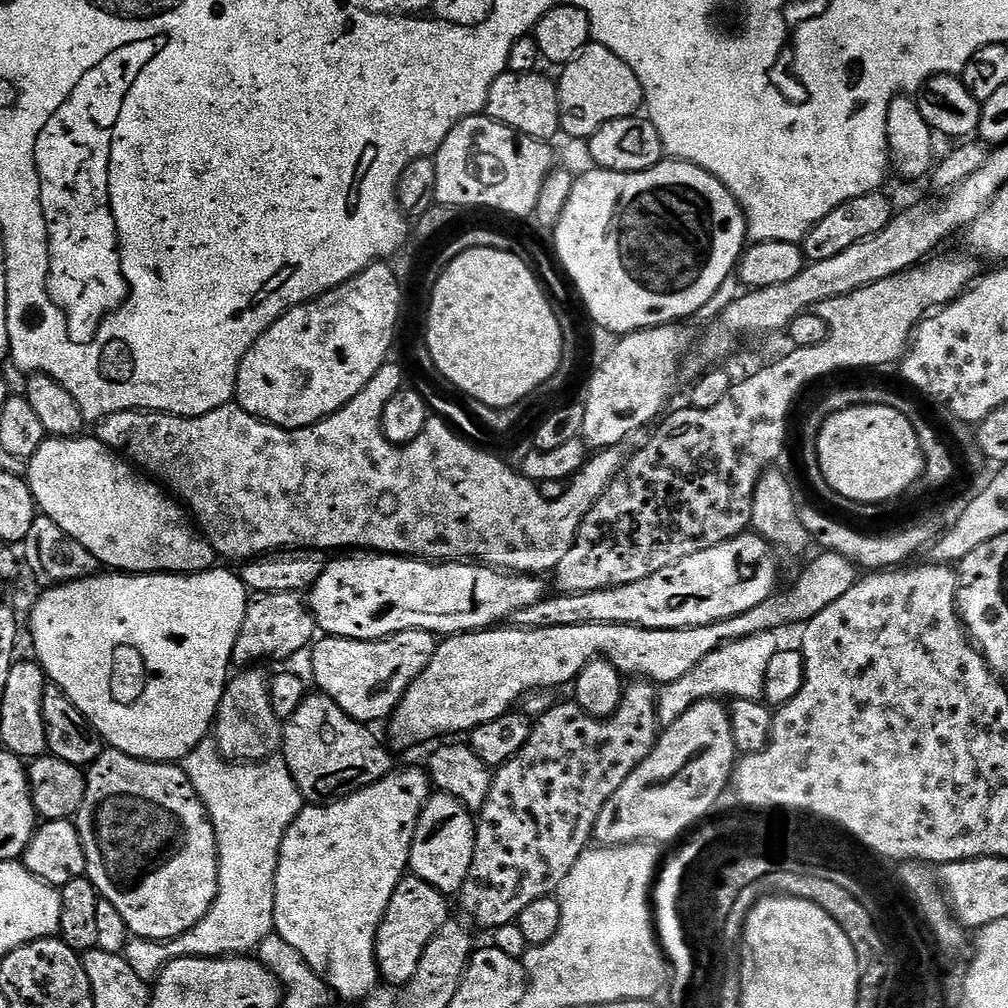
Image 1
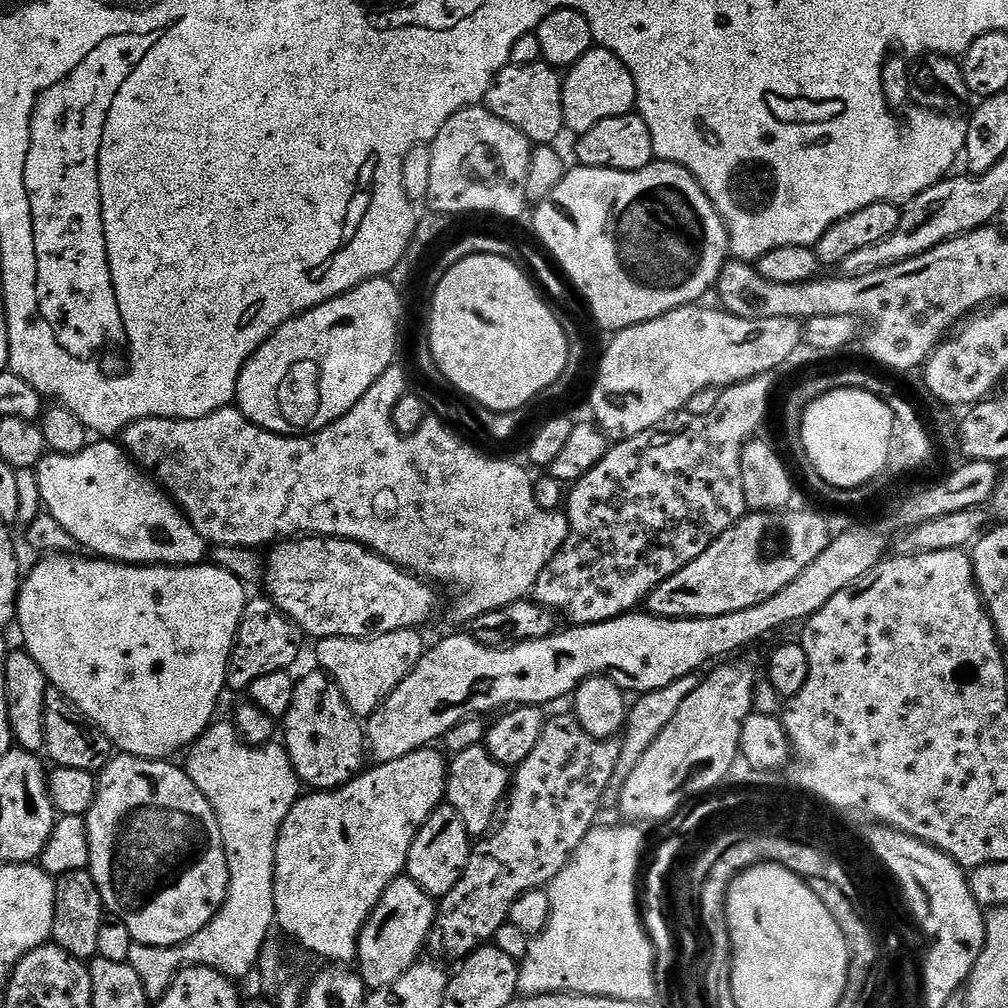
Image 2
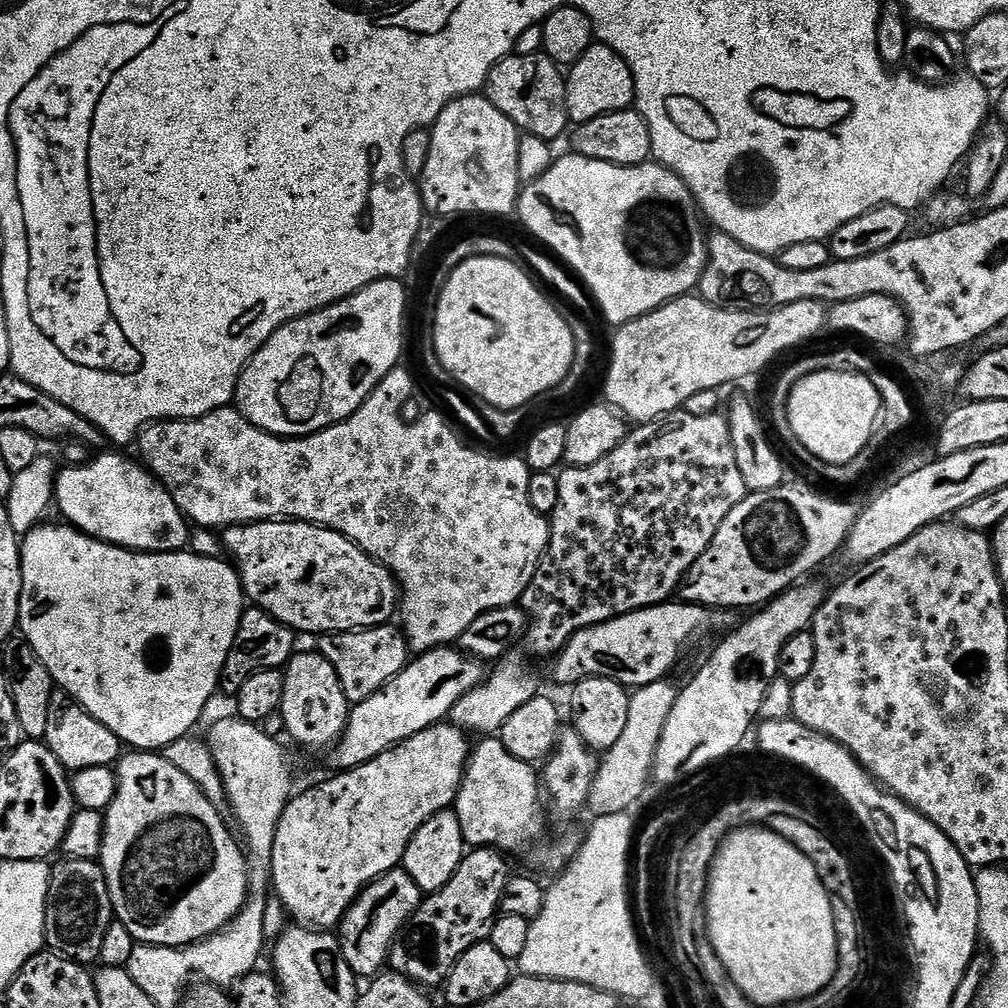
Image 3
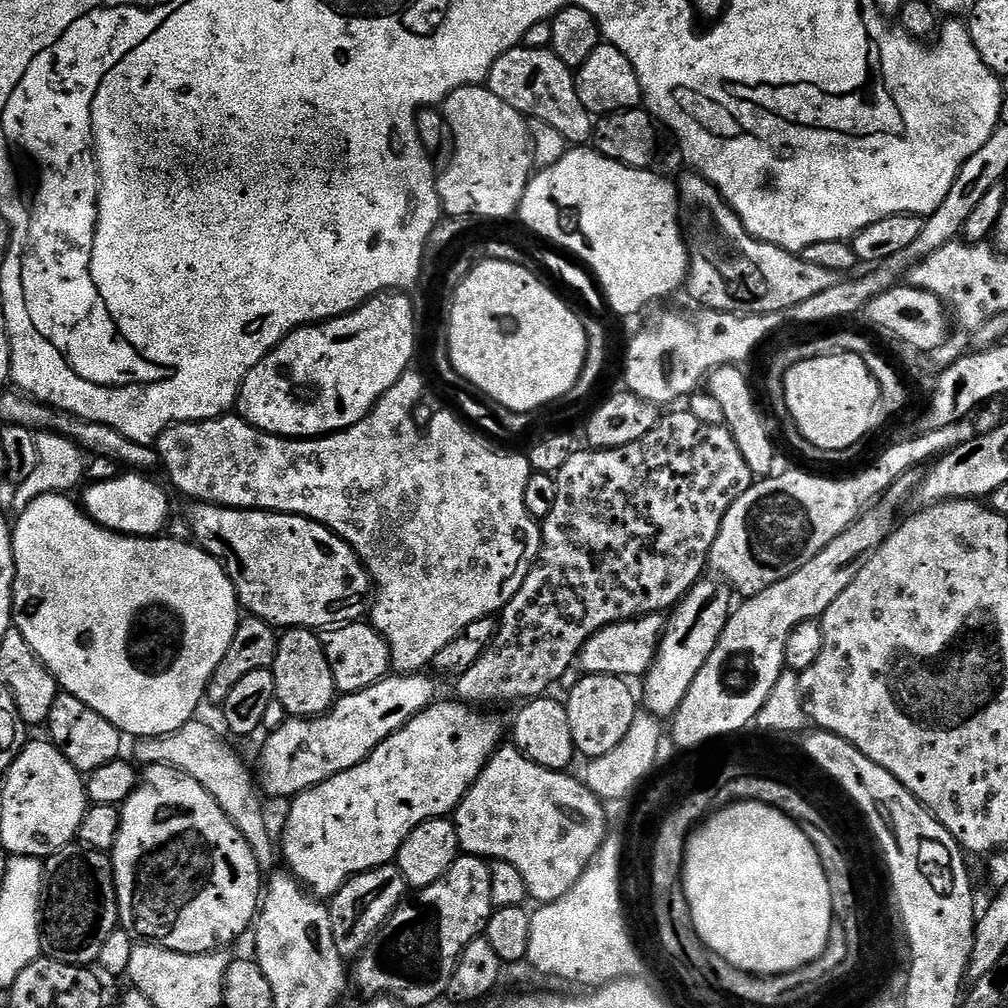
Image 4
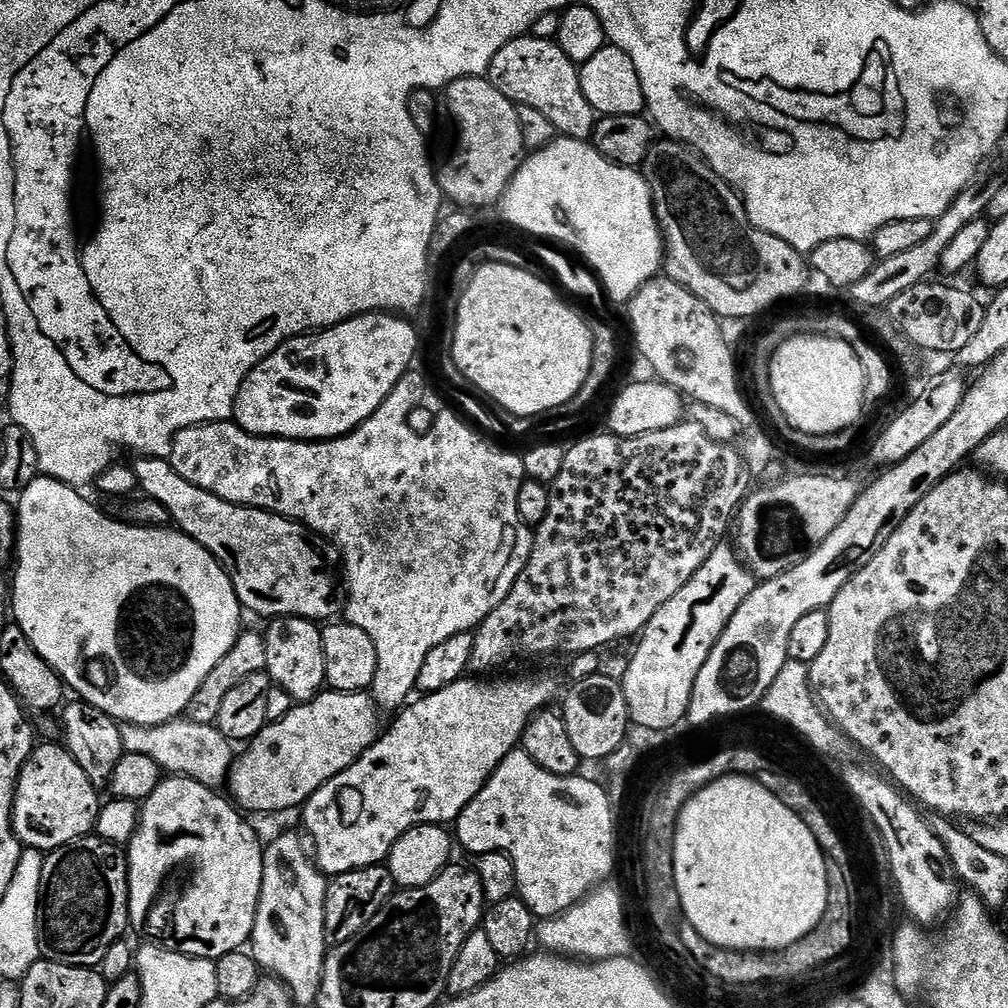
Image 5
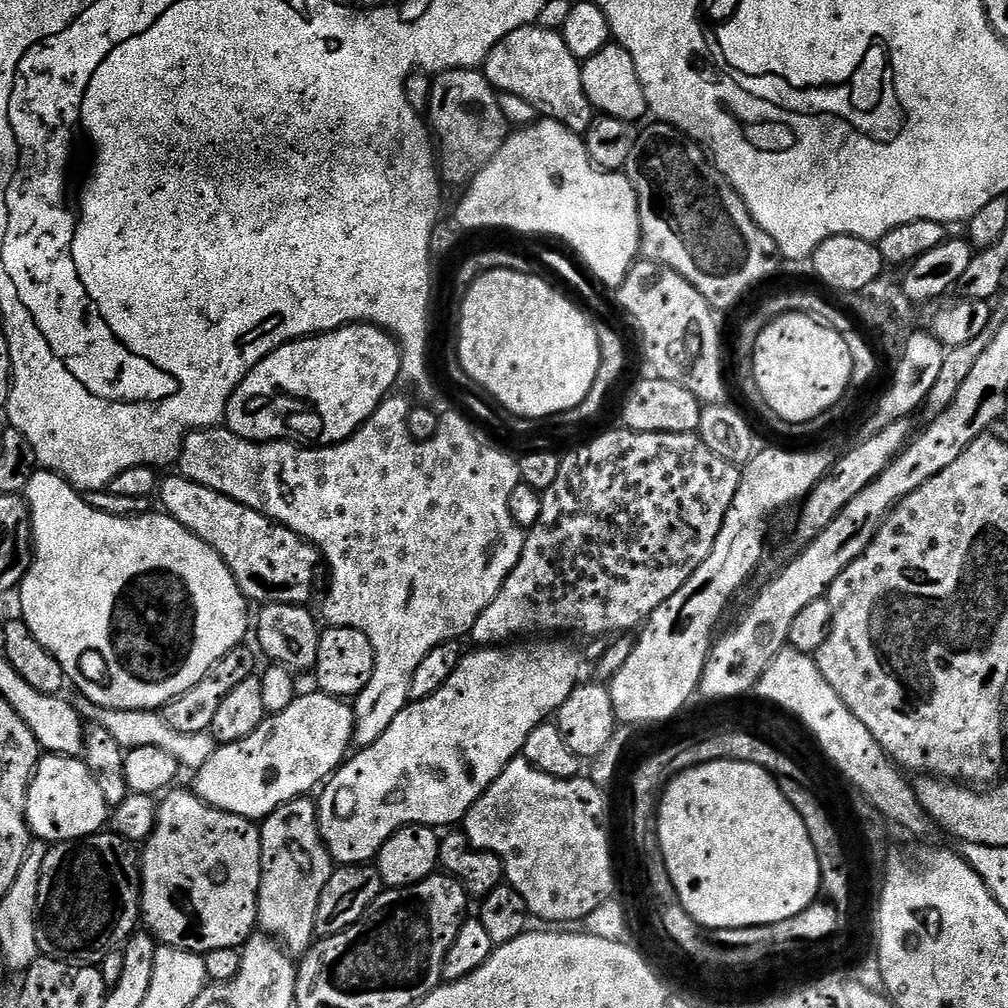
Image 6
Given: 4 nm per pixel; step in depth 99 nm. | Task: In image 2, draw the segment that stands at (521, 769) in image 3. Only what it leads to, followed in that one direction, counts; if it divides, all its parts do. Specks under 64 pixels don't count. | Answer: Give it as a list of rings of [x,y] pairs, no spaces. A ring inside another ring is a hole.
[[[477,746],[470,750],[462,750],[451,757],[448,766],[446,804],[447,807],[458,810],[469,837],[483,837],[493,827],[494,821],[497,819],[496,807],[499,804],[501,807],[505,803],[509,791],[509,769],[494,759],[488,753],[487,747]]]

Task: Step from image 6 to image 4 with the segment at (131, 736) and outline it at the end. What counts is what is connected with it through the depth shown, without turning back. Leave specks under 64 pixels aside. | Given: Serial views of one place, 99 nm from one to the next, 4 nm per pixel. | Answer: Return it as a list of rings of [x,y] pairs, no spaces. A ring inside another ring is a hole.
[[[194,718],[186,726],[174,730],[165,736],[146,736],[135,741],[135,763],[140,766],[170,766],[198,782],[218,806],[238,826],[242,838],[254,850],[254,858],[258,862],[261,873],[268,874],[277,867],[278,848],[272,845],[272,832],[268,829],[268,820],[264,817],[264,806],[260,802],[254,778],[248,774],[247,768],[240,761],[240,756],[211,728],[203,724],[200,718]]]

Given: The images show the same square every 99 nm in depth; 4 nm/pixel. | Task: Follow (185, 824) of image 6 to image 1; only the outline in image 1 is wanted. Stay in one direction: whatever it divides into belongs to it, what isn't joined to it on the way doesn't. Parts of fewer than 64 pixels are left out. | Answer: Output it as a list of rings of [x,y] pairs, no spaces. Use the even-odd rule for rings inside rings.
[[[105,750],[105,752],[88,765],[86,769],[86,779],[84,782],[84,801],[79,810],[76,811],[74,823],[78,834],[82,838],[82,850],[86,854],[86,866],[88,867],[86,876],[92,881],[96,891],[103,899],[109,900],[126,918],[126,926],[133,937],[142,940],[155,940],[163,942],[173,940],[175,936],[181,936],[186,930],[190,930],[206,915],[214,898],[218,895],[218,858],[216,857],[216,835],[214,826],[208,817],[208,811],[198,798],[190,778],[186,778],[183,767],[172,762],[153,762],[150,760],[136,760],[124,752],[115,750]]]

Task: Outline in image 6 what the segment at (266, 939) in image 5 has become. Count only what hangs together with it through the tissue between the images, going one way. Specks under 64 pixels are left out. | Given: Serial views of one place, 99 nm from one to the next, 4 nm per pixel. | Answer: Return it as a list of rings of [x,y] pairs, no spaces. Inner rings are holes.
[[[299,796],[282,805],[259,825],[260,893],[256,903],[259,927],[299,958],[317,939],[318,898],[330,882],[334,861],[320,837],[320,814],[315,799]]]

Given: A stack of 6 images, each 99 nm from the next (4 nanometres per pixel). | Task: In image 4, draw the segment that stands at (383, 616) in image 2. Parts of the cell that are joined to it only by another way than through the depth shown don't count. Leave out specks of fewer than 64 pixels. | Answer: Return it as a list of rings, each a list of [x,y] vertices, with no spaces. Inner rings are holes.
[[[220,504],[191,505],[192,512],[187,513],[188,521],[192,527],[192,539],[199,547],[203,548],[218,561],[226,570],[232,585],[236,587],[236,599],[240,601],[245,613],[262,618],[267,624],[271,624],[280,630],[290,628],[310,628],[313,630],[327,630],[341,624],[355,624],[361,619],[360,616],[369,611],[369,597],[373,595],[372,580],[364,569],[364,563],[356,557],[356,551],[349,546],[340,536],[334,535],[324,524],[313,520],[307,520],[304,516],[291,516],[288,512],[261,512],[255,508],[224,508]]]

